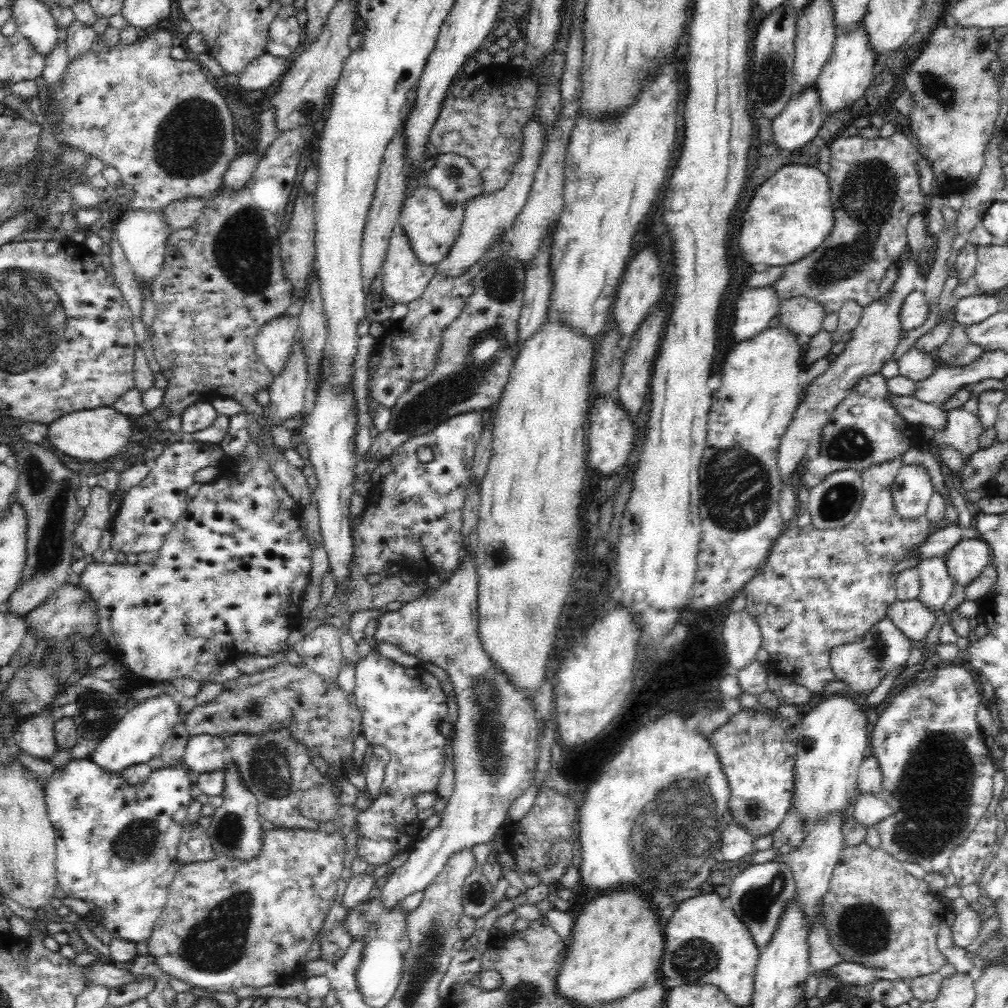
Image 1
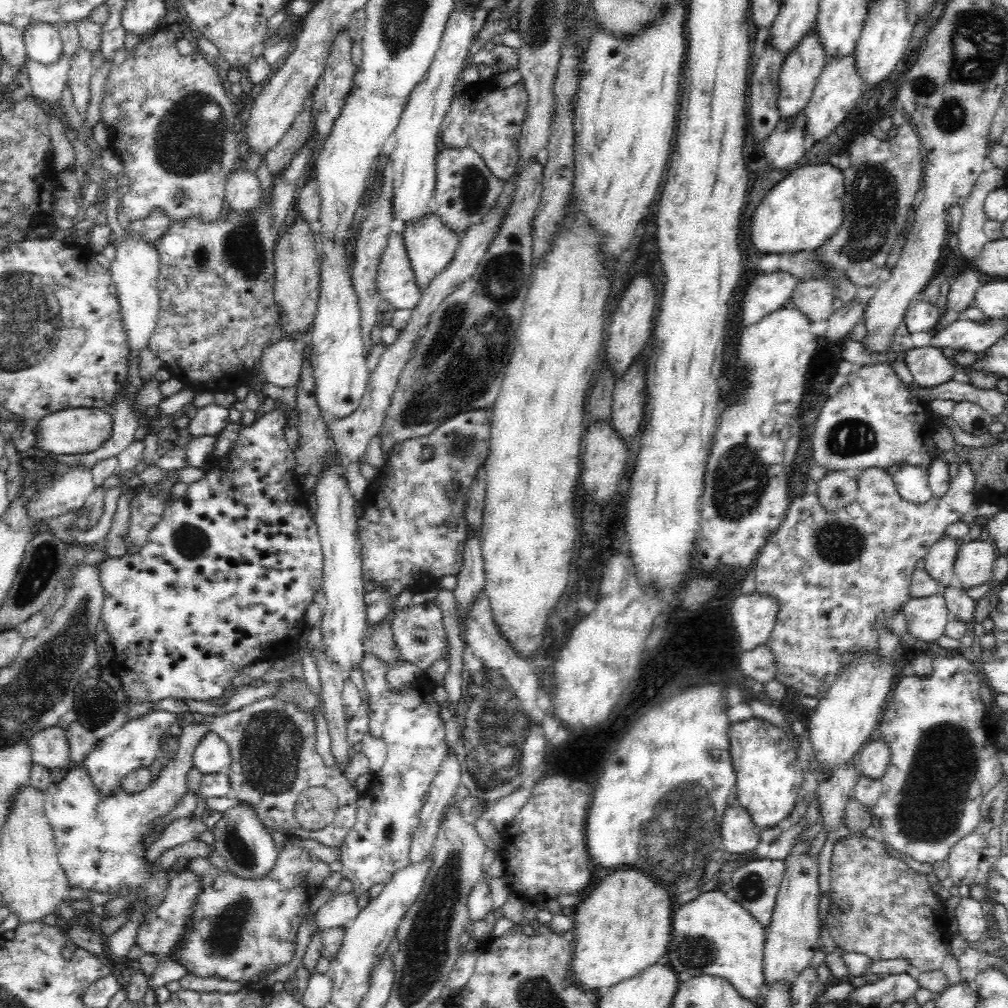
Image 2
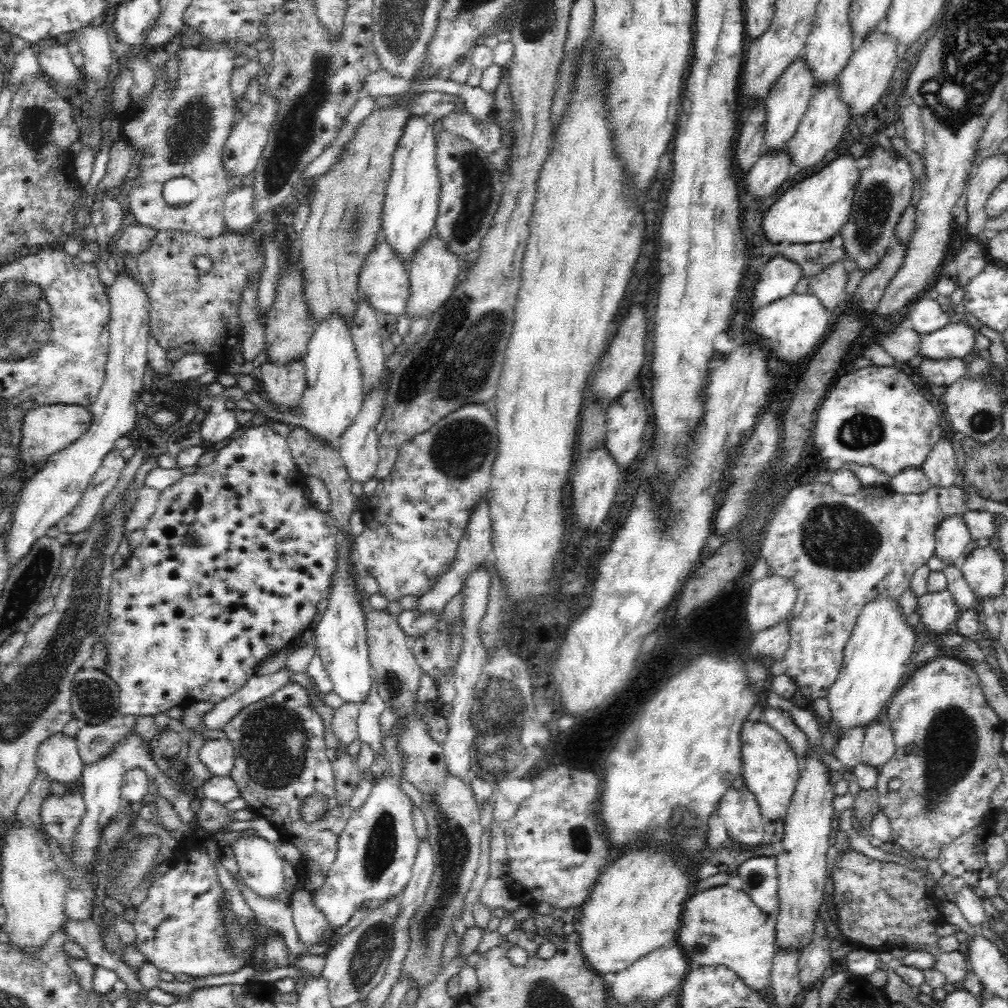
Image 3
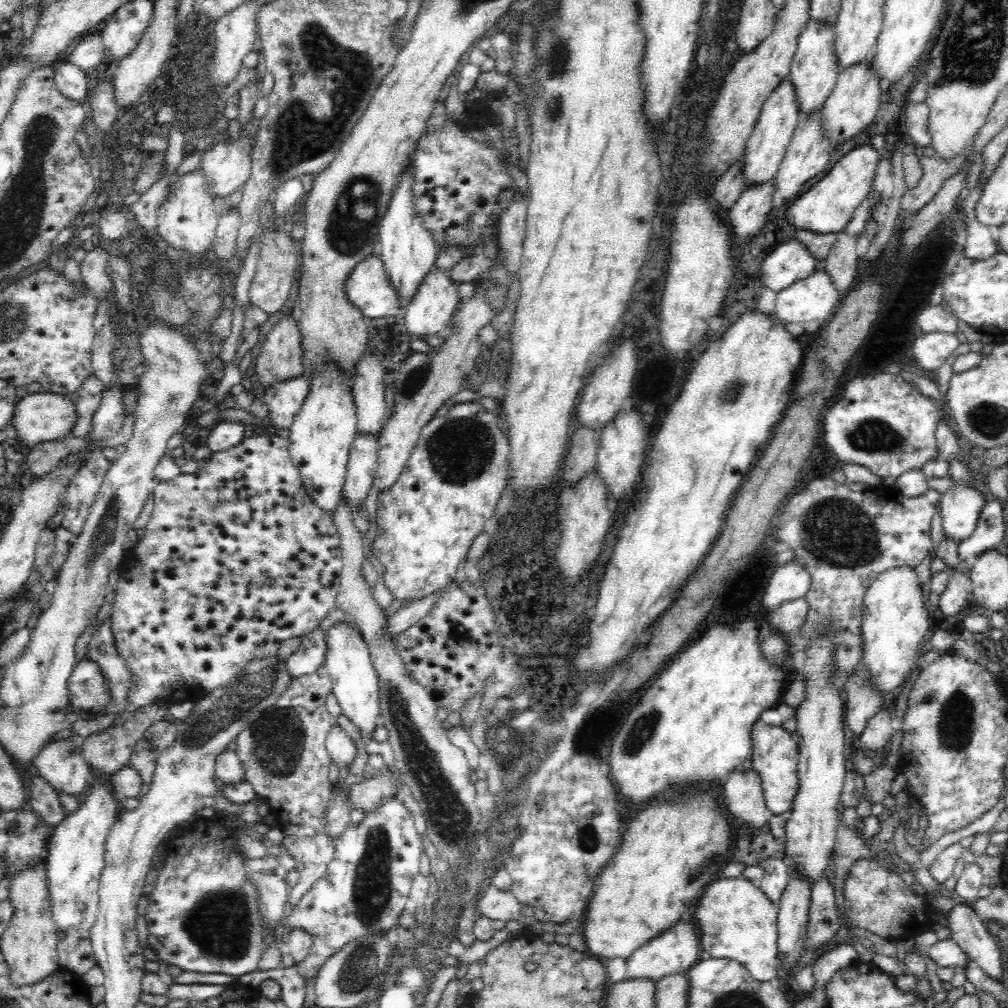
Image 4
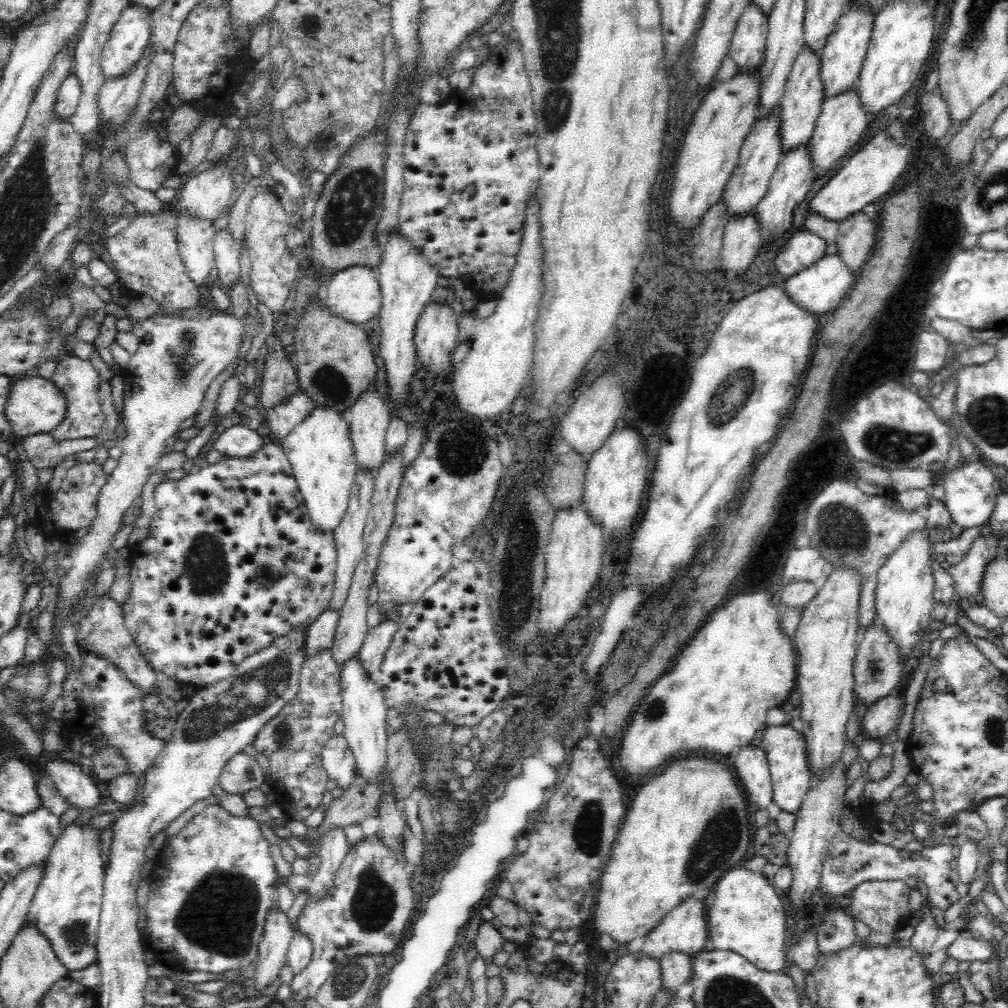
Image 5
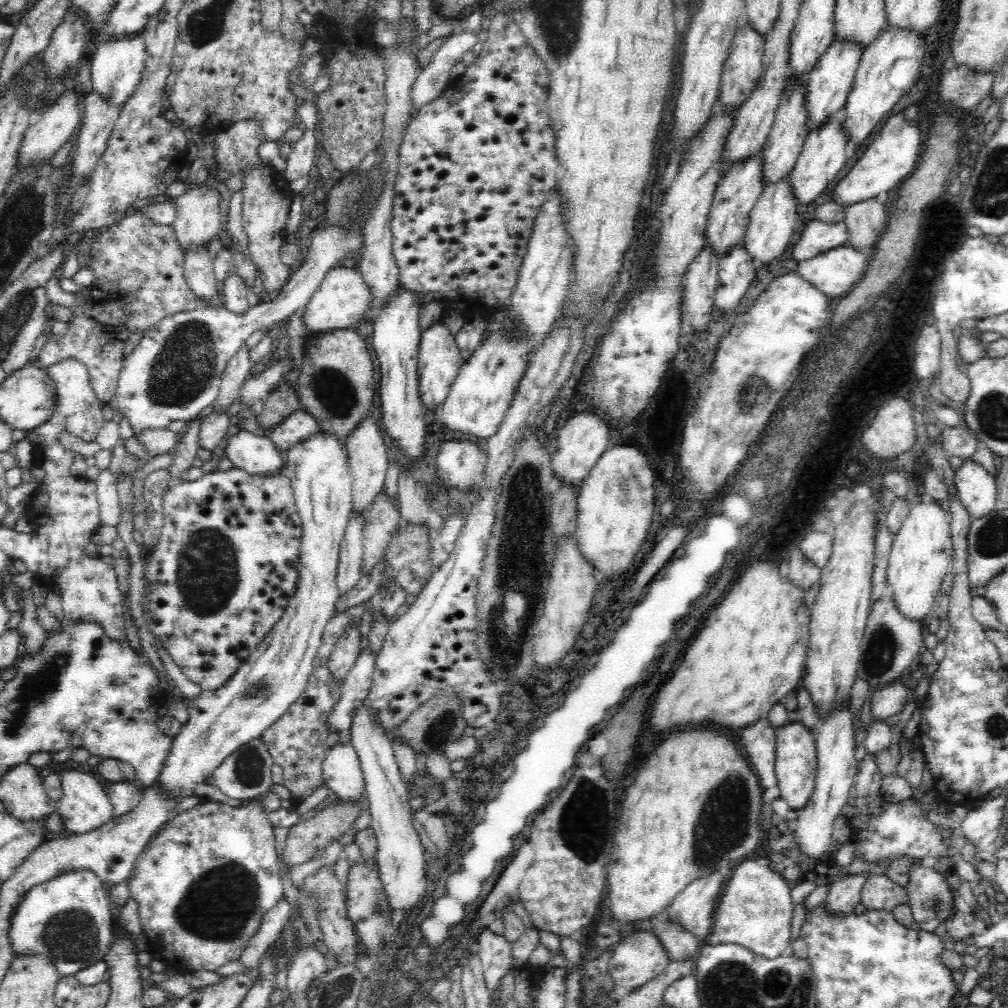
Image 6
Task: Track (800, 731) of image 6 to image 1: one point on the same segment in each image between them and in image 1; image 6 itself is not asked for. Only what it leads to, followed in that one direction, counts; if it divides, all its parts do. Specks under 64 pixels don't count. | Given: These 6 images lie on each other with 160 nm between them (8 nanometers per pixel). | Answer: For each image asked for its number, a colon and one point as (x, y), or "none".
1: (757, 758)
2: (768, 775)
3: (770, 769)
4: (774, 753)
5: (783, 745)

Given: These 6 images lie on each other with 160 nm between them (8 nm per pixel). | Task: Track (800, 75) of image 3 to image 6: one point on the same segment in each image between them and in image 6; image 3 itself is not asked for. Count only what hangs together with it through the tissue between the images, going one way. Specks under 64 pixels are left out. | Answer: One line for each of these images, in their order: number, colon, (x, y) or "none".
4: (765, 148)
5: (761, 151)
6: (741, 187)

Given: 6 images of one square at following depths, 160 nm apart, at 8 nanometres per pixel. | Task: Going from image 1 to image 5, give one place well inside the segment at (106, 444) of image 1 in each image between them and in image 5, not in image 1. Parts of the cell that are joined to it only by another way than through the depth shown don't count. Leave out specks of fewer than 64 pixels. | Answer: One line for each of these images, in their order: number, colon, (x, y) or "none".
2: (72, 431)
3: (46, 430)
4: (41, 417)
5: (36, 406)

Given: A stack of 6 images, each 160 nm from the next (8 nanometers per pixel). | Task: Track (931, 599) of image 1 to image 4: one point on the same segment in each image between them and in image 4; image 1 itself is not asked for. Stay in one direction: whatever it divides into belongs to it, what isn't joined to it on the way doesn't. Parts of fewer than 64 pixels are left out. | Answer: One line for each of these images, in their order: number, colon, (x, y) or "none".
2: (940, 561)
3: (951, 539)
4: (959, 508)

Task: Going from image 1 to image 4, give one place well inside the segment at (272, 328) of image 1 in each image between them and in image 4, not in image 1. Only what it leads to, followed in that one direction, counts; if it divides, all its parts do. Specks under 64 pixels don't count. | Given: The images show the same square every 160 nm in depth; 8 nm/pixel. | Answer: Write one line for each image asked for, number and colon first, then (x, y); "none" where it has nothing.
2: (280, 362)
3: (285, 384)
4: (283, 399)

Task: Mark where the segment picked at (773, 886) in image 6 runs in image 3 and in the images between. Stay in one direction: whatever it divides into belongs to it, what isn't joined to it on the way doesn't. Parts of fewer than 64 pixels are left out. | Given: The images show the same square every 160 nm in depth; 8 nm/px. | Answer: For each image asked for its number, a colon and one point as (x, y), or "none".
3: (720, 927)
4: (734, 919)
5: (745, 914)

